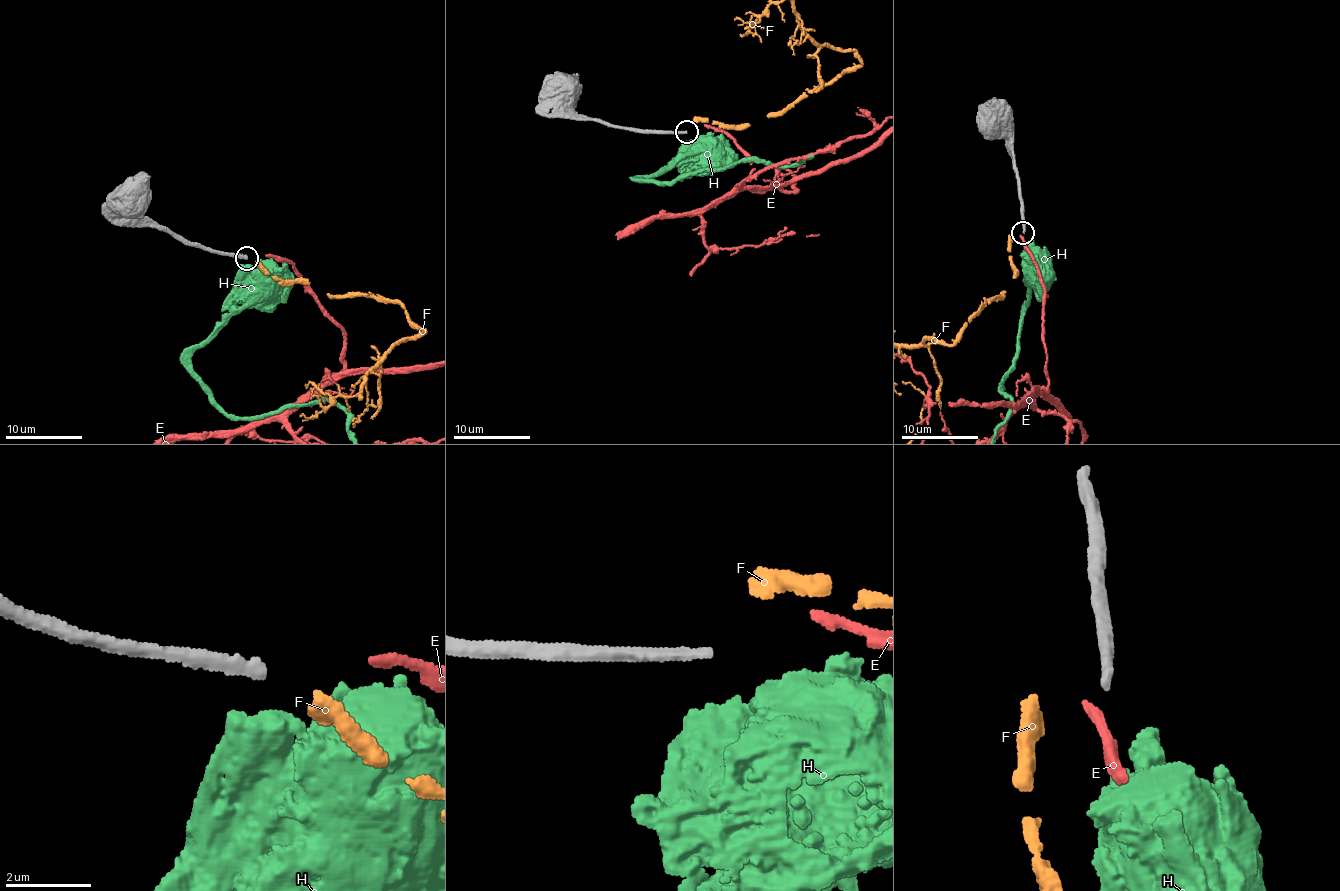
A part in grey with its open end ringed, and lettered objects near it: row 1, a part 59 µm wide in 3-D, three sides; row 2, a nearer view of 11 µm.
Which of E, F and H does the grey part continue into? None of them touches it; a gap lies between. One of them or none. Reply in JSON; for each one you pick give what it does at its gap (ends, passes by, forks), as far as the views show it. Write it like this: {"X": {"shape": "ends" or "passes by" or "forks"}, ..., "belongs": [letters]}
{"belongs": []}

